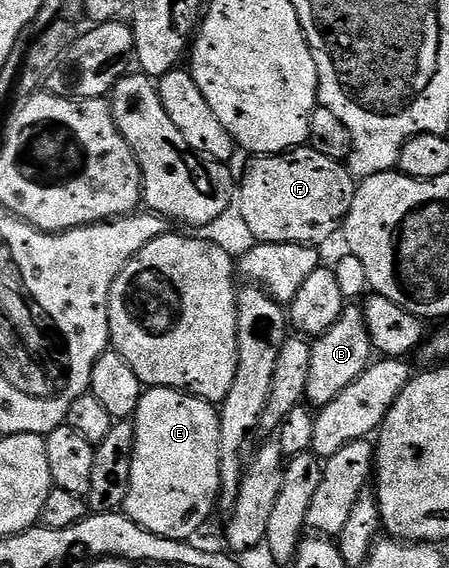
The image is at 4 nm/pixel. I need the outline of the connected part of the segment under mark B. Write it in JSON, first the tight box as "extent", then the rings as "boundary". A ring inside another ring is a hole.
{"extent":[304,305,373,409],"boundary":[[[357,305],[344,306],[337,322],[312,342],[304,395],[306,402],[315,409],[324,407],[347,389],[370,366],[372,359],[373,348],[362,308]]]}

